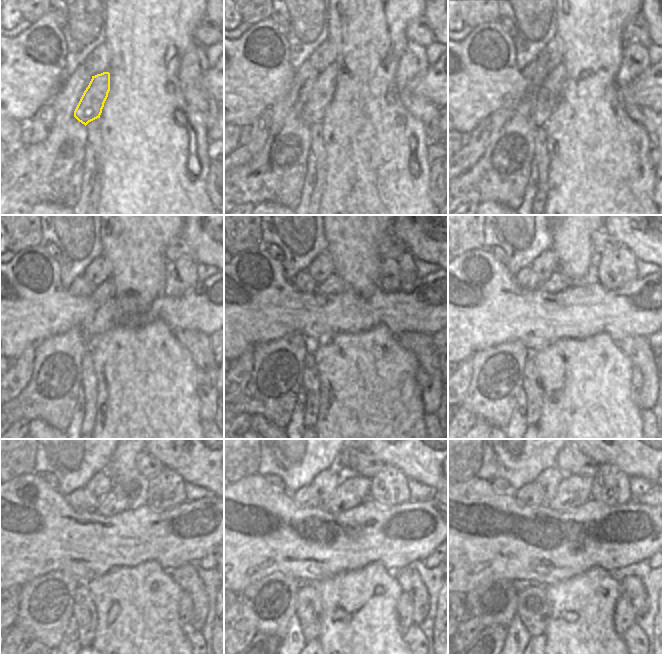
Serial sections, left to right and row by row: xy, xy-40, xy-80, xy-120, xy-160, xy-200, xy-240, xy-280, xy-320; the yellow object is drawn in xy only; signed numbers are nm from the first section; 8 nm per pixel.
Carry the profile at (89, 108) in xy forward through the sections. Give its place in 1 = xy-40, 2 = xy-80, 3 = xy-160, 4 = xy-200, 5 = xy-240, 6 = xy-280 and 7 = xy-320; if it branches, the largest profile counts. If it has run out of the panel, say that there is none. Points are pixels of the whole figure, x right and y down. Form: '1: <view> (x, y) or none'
1: xy-40 (320, 96)
2: xy-80 (547, 96)
3: xy-160 (333, 284)
4: xy-200 (557, 282)
5: xy-240 (116, 501)
6: xy-280 (353, 489)
7: xy-320 (574, 490)

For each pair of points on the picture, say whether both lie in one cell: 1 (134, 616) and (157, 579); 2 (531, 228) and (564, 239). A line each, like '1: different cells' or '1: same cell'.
1: same cell
2: different cells

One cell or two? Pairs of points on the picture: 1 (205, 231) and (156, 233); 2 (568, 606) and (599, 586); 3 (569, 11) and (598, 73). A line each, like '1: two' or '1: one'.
1: two
2: one
3: one

